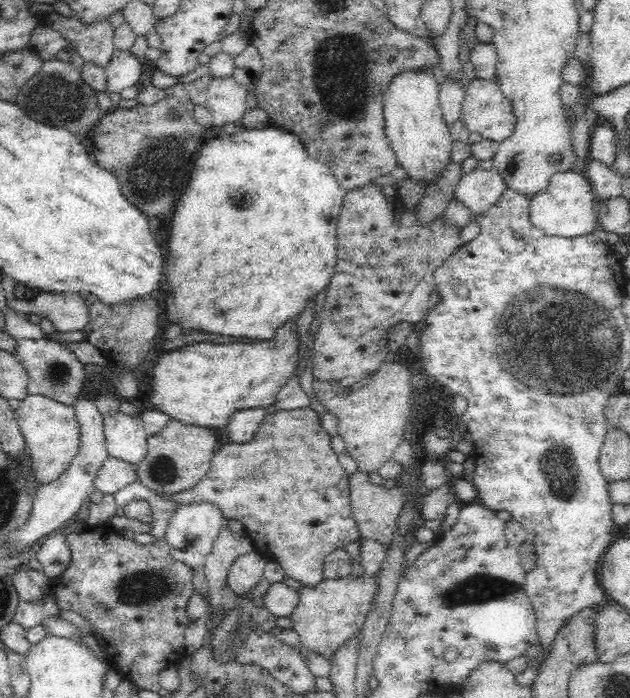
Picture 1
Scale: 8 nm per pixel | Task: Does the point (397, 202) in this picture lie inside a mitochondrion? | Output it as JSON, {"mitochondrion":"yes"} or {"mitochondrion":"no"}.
{"mitochondrion":"no"}

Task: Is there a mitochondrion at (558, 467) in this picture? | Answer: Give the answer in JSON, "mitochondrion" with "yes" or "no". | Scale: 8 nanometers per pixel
{"mitochondrion":"yes"}

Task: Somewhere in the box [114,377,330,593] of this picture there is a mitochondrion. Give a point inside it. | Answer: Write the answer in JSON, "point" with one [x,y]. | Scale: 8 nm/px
{"point":[163,470]}

